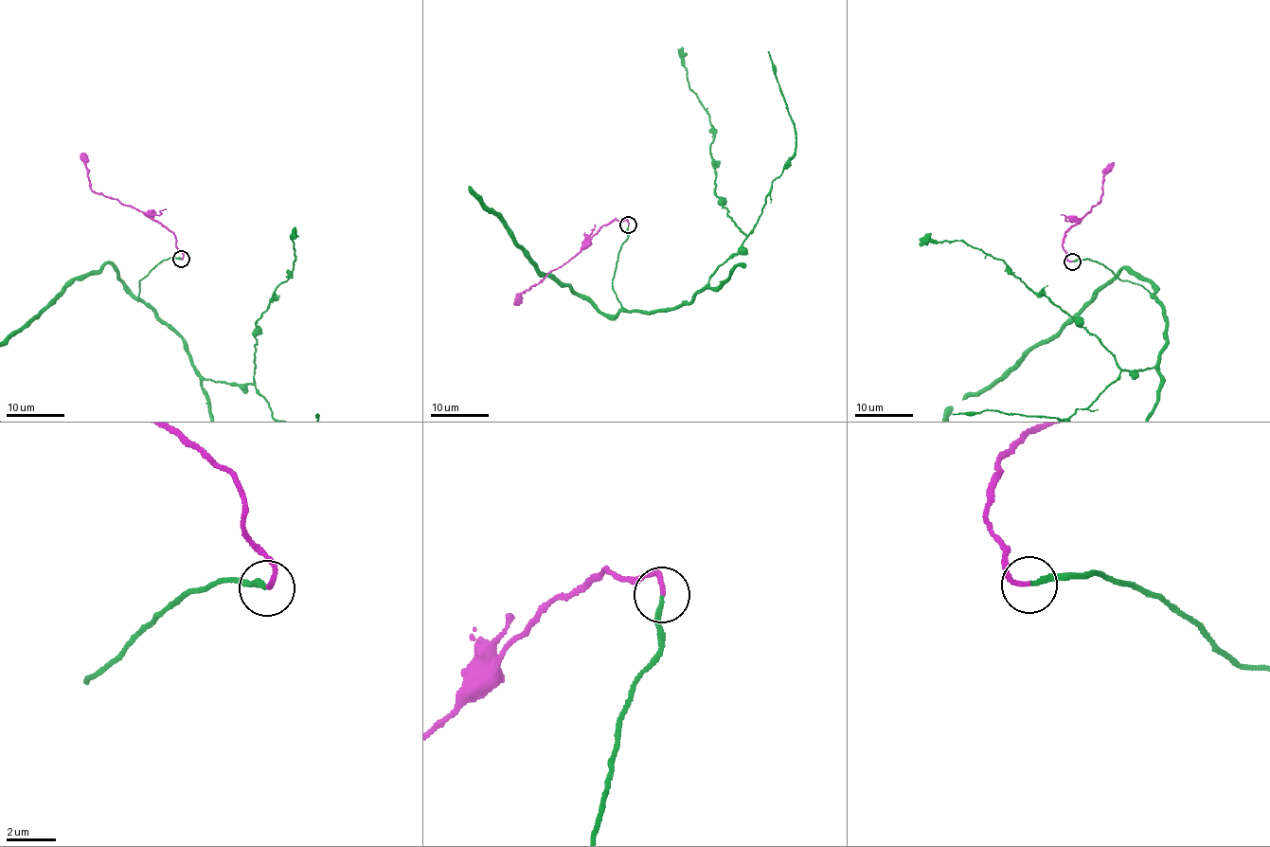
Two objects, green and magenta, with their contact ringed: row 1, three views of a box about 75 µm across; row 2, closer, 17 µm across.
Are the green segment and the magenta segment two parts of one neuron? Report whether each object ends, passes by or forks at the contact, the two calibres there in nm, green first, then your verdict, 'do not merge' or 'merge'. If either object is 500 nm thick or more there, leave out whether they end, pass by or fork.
green ends; magenta ends; calibres 190 and 180 nm; merge

